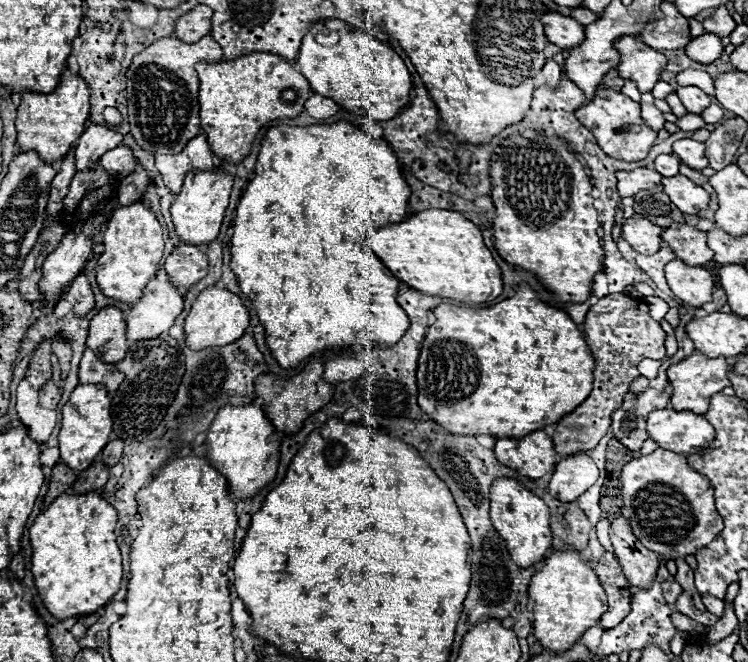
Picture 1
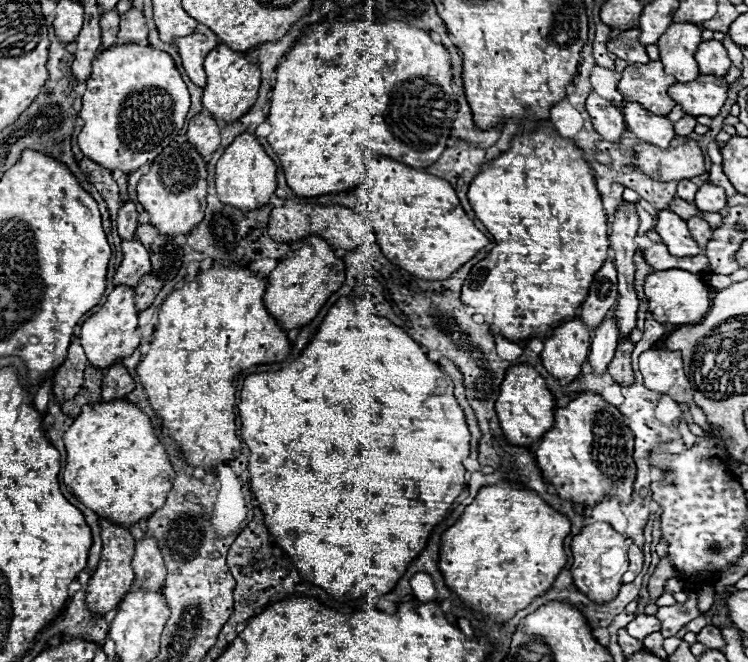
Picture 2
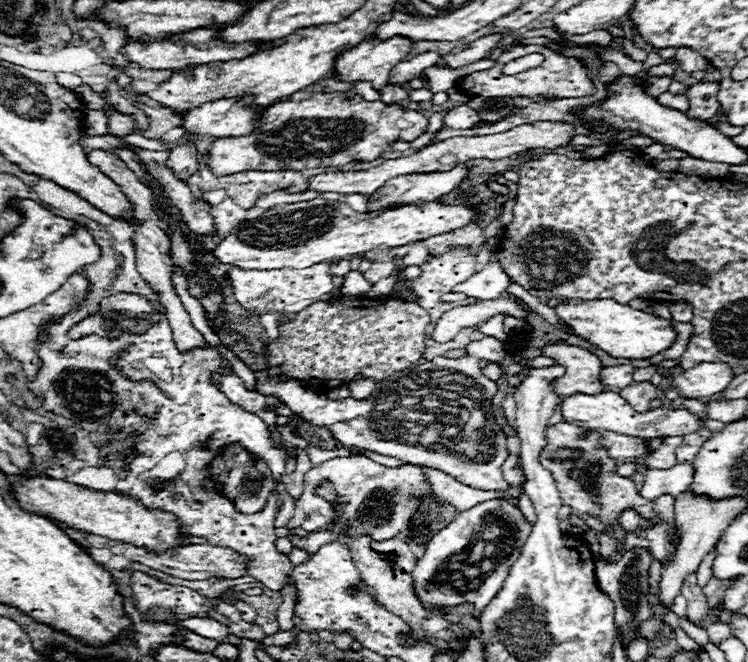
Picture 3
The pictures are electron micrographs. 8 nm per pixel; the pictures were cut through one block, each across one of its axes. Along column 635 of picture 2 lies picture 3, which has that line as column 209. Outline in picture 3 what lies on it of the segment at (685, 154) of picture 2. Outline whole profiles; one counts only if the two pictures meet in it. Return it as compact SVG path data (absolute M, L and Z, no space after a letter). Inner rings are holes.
M332 92L332 94L294 94L292 100L276 102L262 112L258 128L240 138L220 138L210 146L210 160L208 168L216 176L228 176L246 170L308 170L308 168L328 168L328 166L344 166L350 162L372 162L392 142L412 142L422 136L428 128L428 118L418 112L404 108L400 104L384 104L380 100L364 100L362 96L346 98L346 92Z

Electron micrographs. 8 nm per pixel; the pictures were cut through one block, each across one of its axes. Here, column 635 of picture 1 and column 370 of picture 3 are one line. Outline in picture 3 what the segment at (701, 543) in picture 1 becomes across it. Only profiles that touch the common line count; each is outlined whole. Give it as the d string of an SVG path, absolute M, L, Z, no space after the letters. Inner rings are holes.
M344 456L344 458L334 458L328 462L322 462L318 468L312 468L310 472L306 472L304 476L304 494L300 500L296 500L296 514L290 518L288 526L300 526L304 522L304 518L312 512L312 510L320 510L324 516L328 516L330 520L334 518L334 510L332 504L328 504L324 498L314 494L314 488L324 480L332 480L340 498L348 502L348 506L344 508L344 514L340 518L340 522L330 522L328 528L330 532L310 532L310 536L306 540L290 536L294 546L302 546L308 550L308 554L316 552L322 544L330 542L332 538L336 538L340 534L340 530L344 530L346 524L350 524L350 532L348 536L358 536L358 534L370 534L374 540L388 540L398 536L400 532L408 530L410 526L410 516L418 510L418 498L424 492L432 492L428 482L424 482L422 472L418 466L402 466L402 468L386 468L366 456Z

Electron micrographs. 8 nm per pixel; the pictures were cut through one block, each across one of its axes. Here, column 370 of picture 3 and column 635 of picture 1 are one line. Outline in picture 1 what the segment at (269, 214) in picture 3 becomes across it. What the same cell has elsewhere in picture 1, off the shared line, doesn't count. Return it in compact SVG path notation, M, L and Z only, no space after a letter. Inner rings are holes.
M632 216L622 224L622 238L640 254L654 254L662 248L662 228L648 218Z

